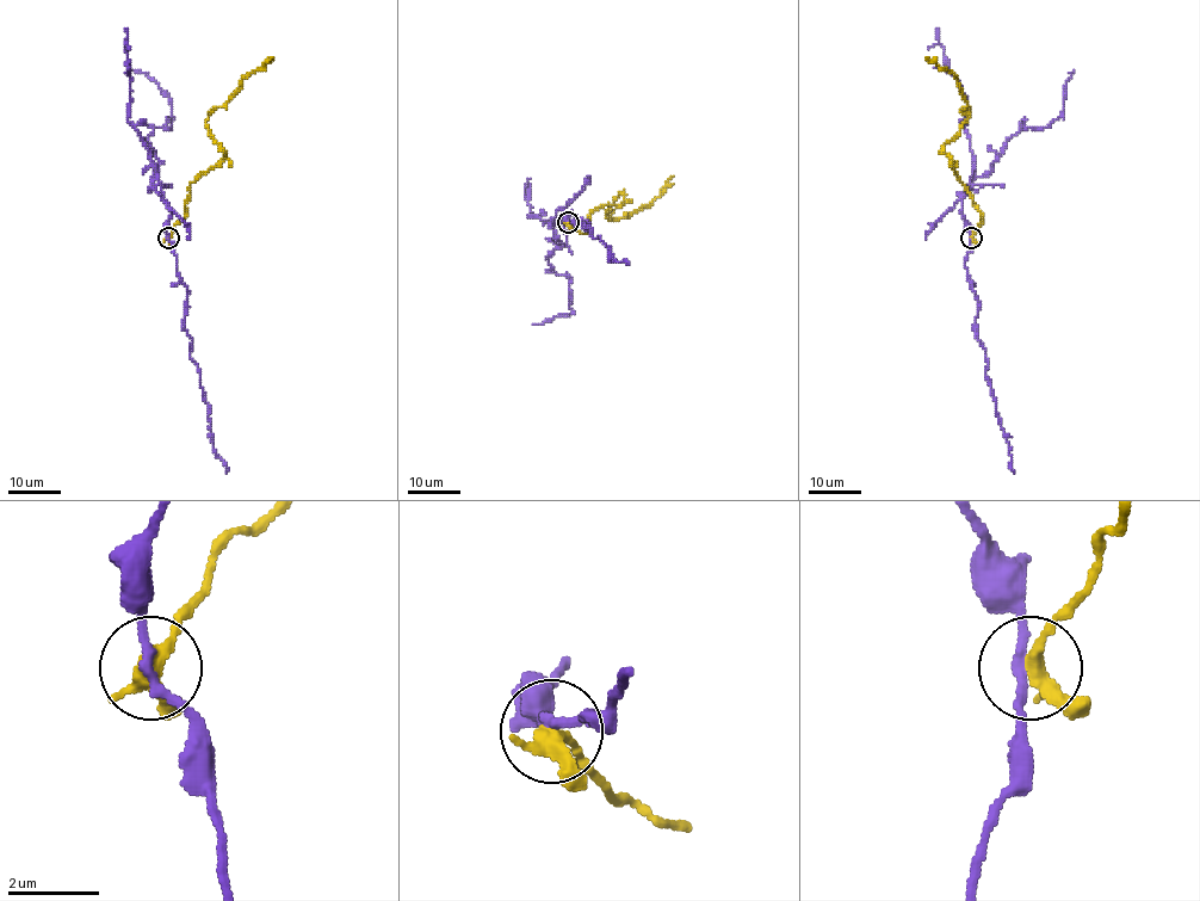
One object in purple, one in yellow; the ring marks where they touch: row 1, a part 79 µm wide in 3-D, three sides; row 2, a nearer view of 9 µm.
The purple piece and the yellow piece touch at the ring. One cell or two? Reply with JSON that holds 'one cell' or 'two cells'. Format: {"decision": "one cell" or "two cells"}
{"decision": "two cells"}

